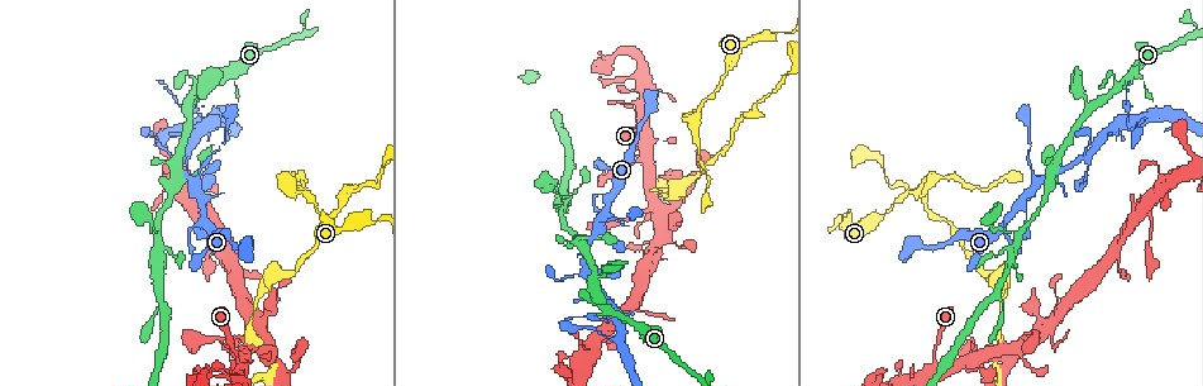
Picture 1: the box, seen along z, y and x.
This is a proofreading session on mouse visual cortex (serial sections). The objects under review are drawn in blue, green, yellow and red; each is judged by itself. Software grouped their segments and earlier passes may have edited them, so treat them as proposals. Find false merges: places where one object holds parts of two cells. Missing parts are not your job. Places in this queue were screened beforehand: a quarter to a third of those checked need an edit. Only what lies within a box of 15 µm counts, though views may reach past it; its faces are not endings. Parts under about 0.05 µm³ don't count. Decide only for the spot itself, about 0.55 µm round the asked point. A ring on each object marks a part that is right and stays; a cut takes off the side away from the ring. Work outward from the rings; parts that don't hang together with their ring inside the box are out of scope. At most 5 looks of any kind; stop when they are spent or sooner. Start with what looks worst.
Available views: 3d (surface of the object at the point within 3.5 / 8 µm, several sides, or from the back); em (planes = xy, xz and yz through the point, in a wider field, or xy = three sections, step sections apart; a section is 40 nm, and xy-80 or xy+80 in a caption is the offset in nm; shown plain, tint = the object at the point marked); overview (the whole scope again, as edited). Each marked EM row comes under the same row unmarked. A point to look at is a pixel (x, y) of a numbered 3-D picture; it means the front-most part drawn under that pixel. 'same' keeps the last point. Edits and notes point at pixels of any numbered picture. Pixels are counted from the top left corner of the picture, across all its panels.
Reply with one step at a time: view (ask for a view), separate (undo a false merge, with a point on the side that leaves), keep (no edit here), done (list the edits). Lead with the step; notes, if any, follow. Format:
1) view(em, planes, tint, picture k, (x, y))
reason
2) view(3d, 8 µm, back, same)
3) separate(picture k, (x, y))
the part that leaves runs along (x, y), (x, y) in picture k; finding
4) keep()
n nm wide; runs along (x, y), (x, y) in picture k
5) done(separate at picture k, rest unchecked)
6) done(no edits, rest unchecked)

view(3d, 8 µm, picture 1, (841, 220))

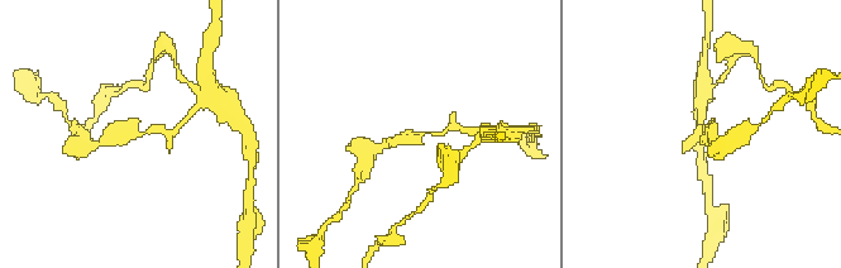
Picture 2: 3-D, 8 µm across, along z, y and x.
view(3d, 3.5 µm, picture 2, (421, 131))
closer look

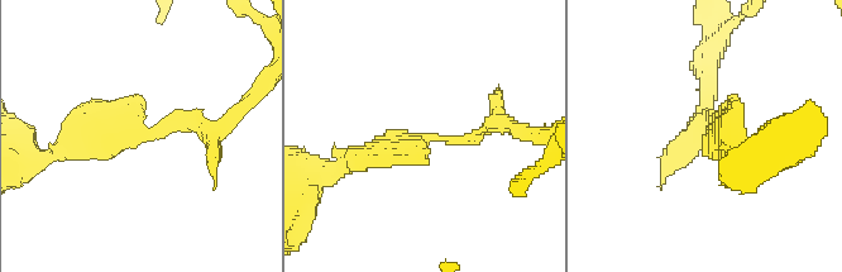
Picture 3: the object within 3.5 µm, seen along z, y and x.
keep()
runs along (349, 160), (424, 137), (474, 141), (489, 120) in picture 3; one cell here

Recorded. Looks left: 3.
view(3d, 3.5 µm, picture 1, (1084, 160))
small branch off a trunk

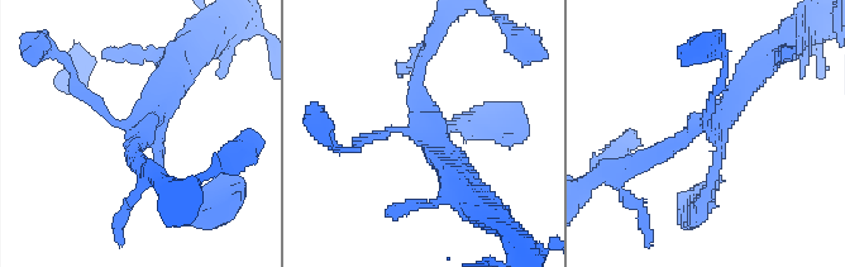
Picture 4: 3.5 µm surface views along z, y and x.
view(em, xy, step 2, tint, picture 4, (146, 126))
4 arms; arms of 100, 150, 200, 350 nm

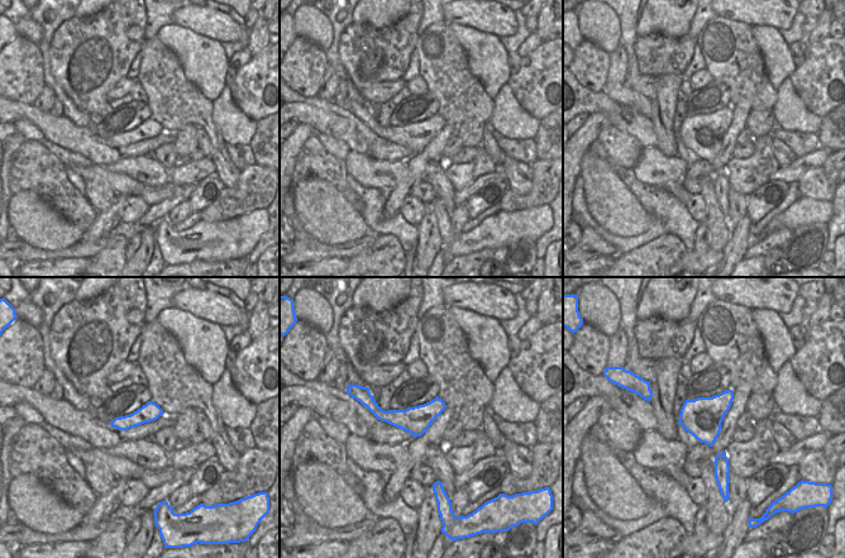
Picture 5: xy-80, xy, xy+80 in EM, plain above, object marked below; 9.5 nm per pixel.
keep()
continuous, no second cell

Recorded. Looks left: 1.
done(no edits, rest unchecked)

